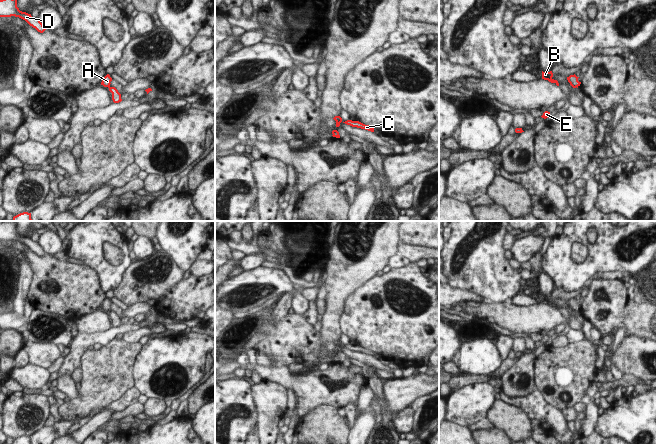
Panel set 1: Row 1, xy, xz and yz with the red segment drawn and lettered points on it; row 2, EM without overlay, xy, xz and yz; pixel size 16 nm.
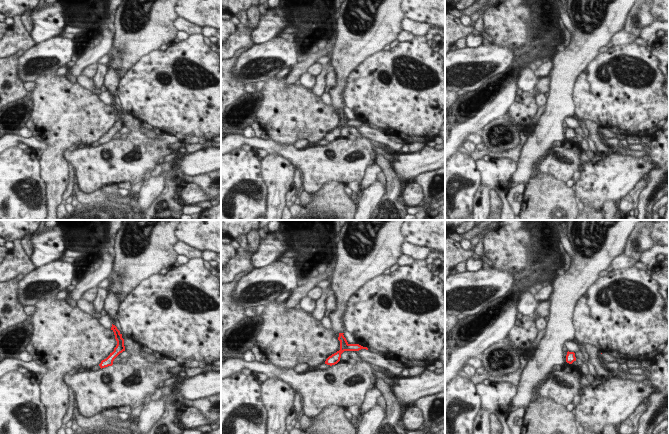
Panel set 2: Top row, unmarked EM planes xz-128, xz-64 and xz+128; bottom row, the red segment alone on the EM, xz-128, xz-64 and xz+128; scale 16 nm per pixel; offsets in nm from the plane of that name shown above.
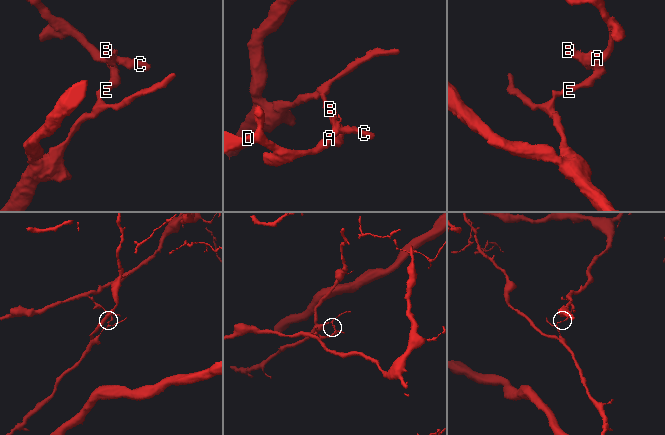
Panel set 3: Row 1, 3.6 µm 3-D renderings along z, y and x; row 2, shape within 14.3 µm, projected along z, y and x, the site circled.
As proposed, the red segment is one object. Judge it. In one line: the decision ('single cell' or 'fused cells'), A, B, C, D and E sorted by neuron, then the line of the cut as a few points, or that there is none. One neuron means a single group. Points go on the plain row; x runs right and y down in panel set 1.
fused cells | A B C D / E | xz (334, 354), (332, 356)

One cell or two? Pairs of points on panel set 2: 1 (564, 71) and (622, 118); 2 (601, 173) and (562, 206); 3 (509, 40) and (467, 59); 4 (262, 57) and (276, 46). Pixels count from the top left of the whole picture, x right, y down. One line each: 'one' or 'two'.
1: two
2: two
3: two
4: one

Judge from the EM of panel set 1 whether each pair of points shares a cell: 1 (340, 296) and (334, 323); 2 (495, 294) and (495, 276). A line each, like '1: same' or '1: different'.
1: same
2: same

